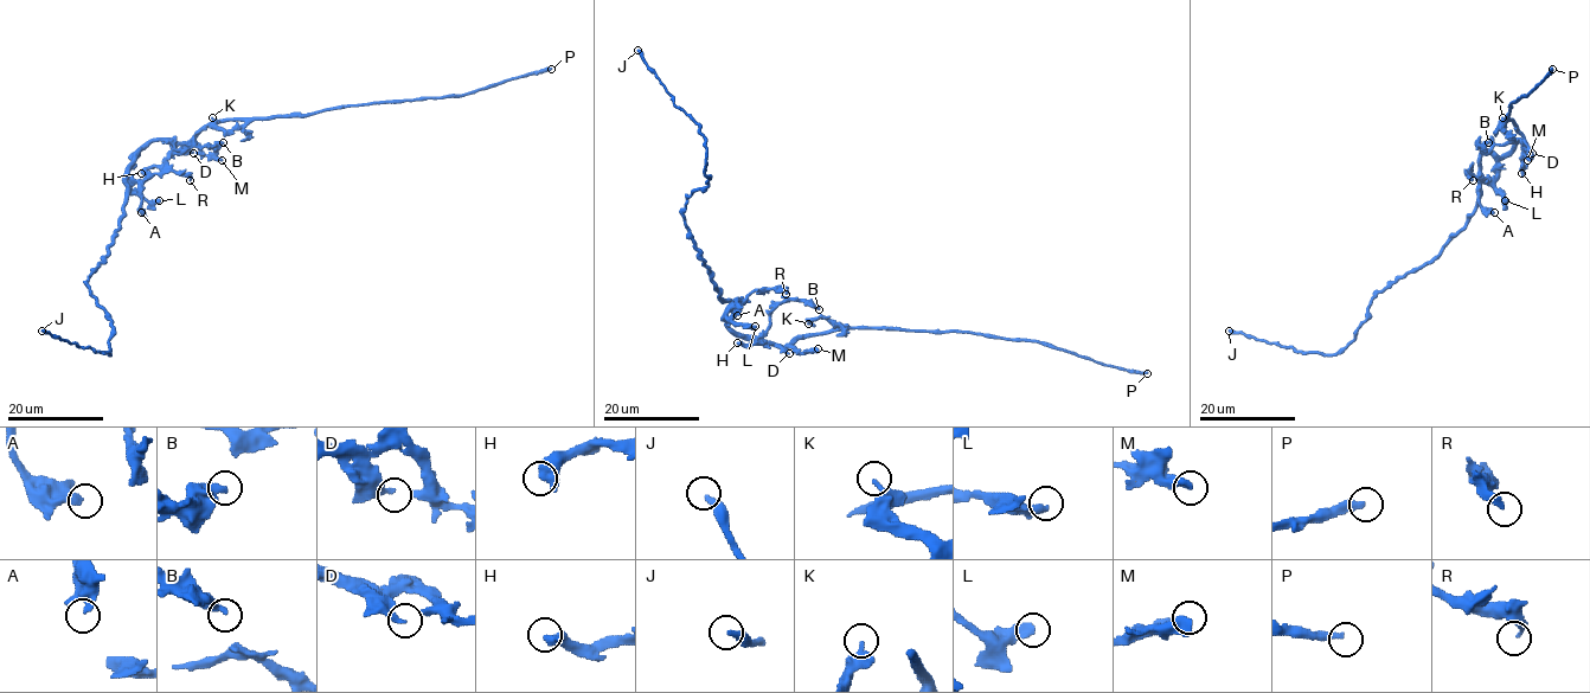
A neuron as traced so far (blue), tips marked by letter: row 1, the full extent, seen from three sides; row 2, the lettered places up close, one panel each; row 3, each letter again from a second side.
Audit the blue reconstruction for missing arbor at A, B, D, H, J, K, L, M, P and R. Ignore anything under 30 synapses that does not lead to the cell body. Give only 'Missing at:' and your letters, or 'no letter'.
Missing at: P

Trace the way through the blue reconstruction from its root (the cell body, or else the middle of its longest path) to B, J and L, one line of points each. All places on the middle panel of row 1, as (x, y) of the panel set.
B: (731, 329), (760, 337), (769, 323), (769, 314), (788, 300), (810, 301), (819, 309)
J: (731, 329), (732, 305), (719, 296), (683, 215), (686, 199), (707, 185), (705, 138), (638, 50)
L: (731, 329), (723, 318), (725, 315), (736, 323), (755, 326)

